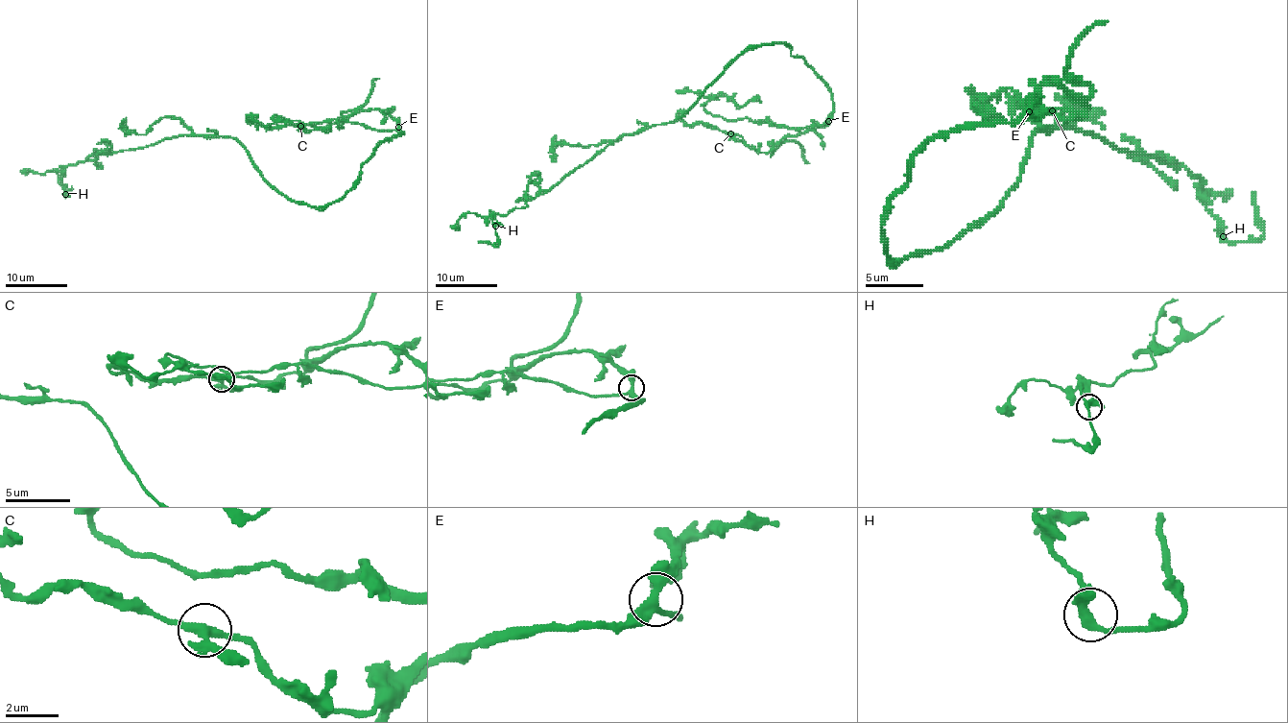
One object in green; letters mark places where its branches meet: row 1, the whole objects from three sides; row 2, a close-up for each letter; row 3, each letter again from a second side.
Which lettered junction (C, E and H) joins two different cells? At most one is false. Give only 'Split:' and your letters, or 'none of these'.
Split: none of these

